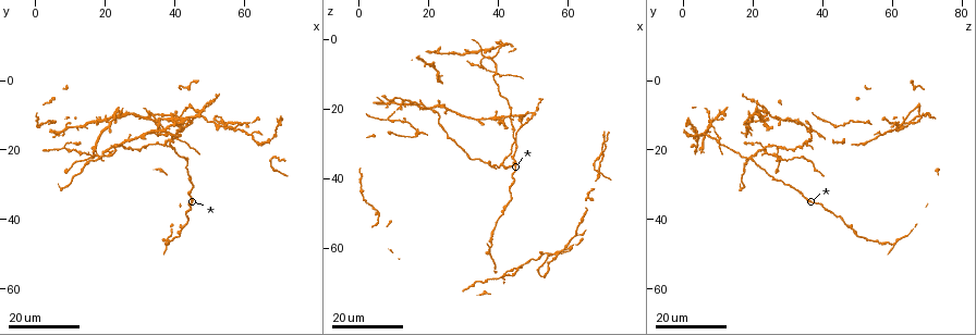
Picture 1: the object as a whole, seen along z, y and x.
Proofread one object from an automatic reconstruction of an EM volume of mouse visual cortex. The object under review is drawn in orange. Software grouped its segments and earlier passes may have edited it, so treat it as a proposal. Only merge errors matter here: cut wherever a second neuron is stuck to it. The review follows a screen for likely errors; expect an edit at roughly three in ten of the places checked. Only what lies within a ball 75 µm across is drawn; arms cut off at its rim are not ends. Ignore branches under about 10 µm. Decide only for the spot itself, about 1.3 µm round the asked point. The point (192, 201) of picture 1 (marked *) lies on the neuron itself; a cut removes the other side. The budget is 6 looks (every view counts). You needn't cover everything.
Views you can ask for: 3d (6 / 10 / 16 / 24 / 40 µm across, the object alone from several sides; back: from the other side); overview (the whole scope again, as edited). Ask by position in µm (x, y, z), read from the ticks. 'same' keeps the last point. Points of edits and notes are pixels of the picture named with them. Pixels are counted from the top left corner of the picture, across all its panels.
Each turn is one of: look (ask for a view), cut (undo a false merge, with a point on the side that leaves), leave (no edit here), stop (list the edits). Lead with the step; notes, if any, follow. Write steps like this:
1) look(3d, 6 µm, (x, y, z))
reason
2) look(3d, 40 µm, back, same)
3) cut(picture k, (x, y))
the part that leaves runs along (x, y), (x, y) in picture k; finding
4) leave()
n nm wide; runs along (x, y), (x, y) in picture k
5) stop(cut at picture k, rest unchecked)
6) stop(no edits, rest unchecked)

look(3d, 16 µm, (13.5, 21.0, 24.0))

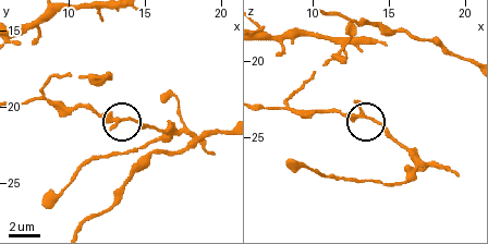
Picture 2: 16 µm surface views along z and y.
look(3d, 6 µm, (14.0, 20.8, 23.8))

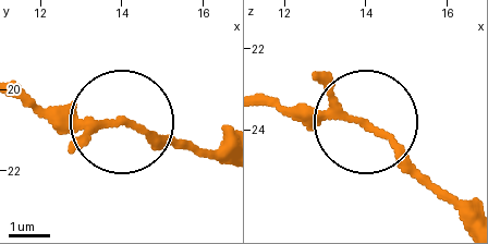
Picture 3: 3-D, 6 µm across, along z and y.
leave()
3 arms; all the same neuron

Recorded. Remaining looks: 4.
look(3d, 24 µm, (8.0, 19.5, 23.5))
sudden change in width

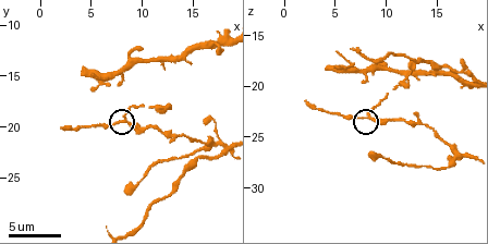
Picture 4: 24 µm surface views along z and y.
look(3d, 10 µm, (8.4, 19.4, 22.8))

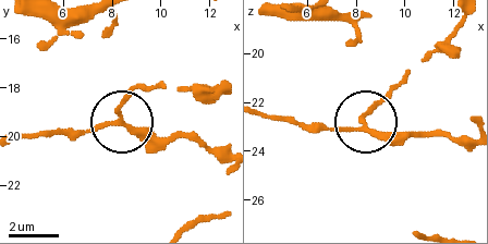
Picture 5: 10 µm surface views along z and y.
leave()
continuous, no second neuron

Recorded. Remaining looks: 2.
look(3d, 24 µm, (61.5, 15.0, 57.5))
three arms meet

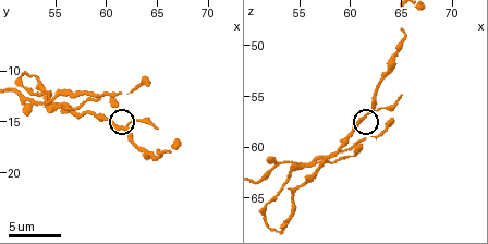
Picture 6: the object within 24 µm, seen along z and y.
look(3d, 6 µm, (61.4, 15.4, 57.0))
zoom in

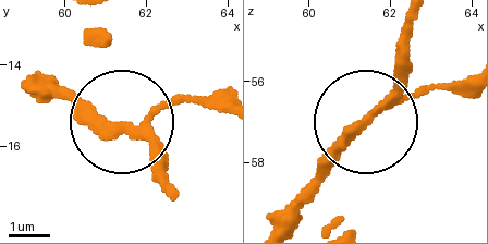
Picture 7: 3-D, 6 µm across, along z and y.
leave()
210 nm wide; runs along (29, 84), (144, 139), (161, 173) in picture 7; all the same neuron

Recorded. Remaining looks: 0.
stop(no edits, rest unchecked)

